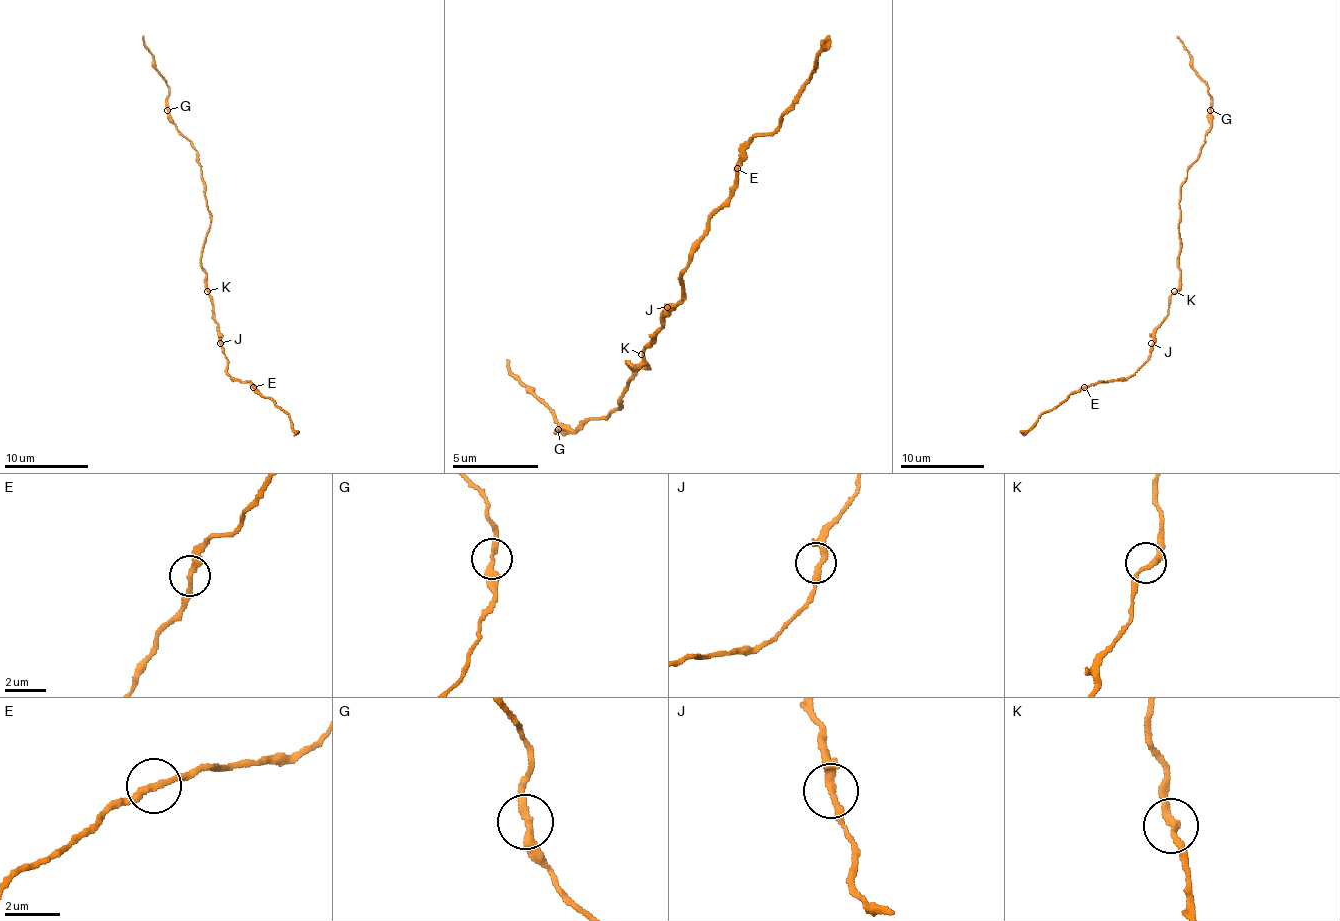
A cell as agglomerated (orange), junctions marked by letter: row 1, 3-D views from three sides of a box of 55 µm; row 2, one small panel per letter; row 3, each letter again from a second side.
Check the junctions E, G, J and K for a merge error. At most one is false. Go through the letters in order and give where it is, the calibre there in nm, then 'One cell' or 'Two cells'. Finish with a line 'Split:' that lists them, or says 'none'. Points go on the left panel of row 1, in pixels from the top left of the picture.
E: Place: (253, 387). Thickness 240 nm. One cell
G: Place: (167, 110). Thickness 280 nm. One cell
J: Place: (220, 343). Thickness 280 nm. One cell
K: Place: (207, 291). Thickness 260 nm. One cell
Split: none

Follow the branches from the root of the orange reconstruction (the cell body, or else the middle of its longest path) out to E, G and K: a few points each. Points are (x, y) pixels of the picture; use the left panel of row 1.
E: (205, 270), (205, 289), (212, 297), (212, 316), (220, 331), (226, 370), (233, 379), (247, 381), (253, 387)
G: (205, 270), (201, 266), (203, 241), (210, 226), (205, 182), (193, 145), (176, 128), (168, 109)
K: (205, 270), (207, 291)

